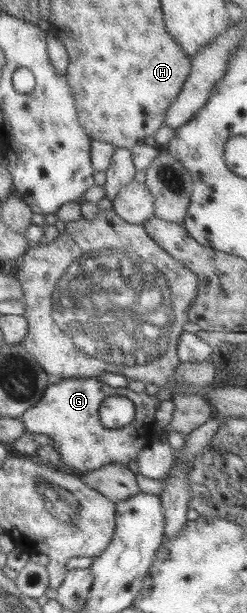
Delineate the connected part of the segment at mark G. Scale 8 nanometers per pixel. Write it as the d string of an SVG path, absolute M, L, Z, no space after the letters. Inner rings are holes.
M68 378L49 383L42 399L29 407L20 418L26 431L48 435L52 439L52 447L60 454L63 469L85 473L110 463L127 465L132 459L136 460L151 442L153 421L160 402L156 396L146 392L136 393L128 387L110 387L99 378ZM112 396L127 397L134 402L137 413L125 430L110 429L101 424L100 406L106 397Z

